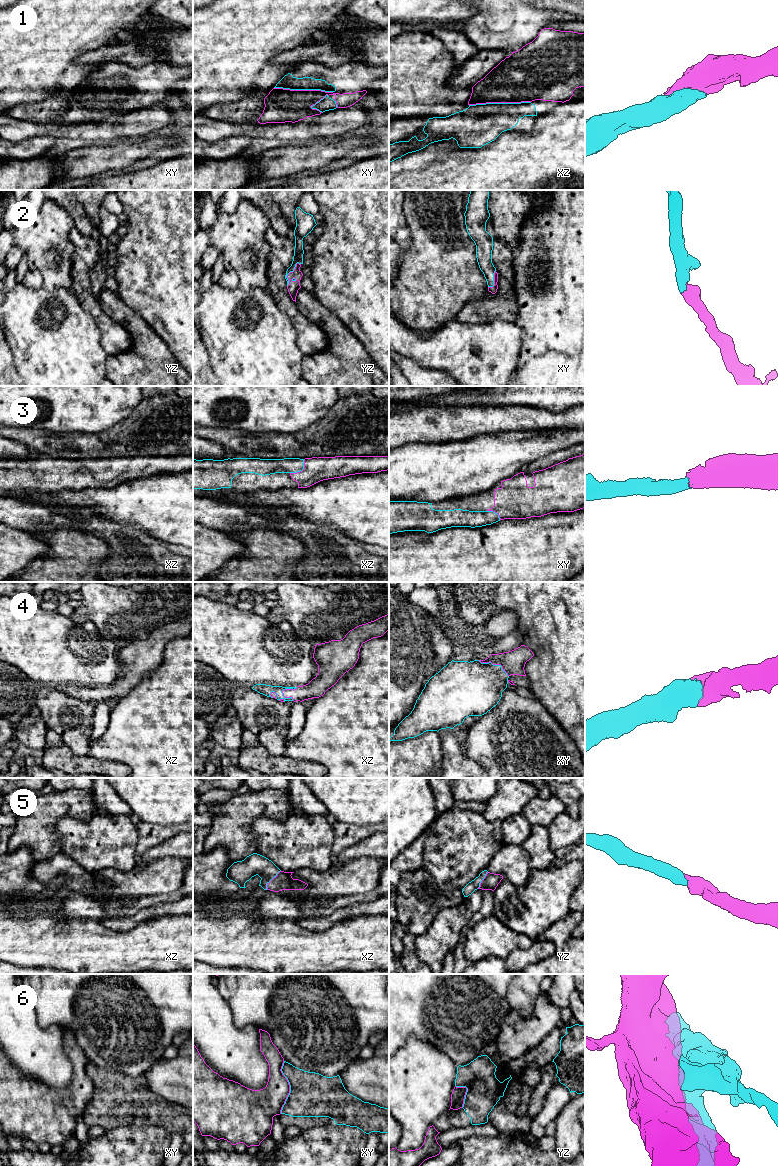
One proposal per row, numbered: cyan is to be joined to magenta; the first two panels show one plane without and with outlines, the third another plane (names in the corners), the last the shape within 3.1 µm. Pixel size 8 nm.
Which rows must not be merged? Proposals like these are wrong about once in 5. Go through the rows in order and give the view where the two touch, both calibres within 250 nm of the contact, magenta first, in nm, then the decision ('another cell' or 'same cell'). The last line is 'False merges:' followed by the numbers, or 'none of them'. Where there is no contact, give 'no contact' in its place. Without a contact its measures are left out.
1: contact in xz; calibres 380 and 320 nm; same cell
2: contact in yz; calibres 90 and 80 nm; same cell
3: contact in xz; calibres 190 and 130 nm; same cell
4: contact in xz; calibres 150 and 90 nm; same cell
5: contact in xz; calibres 140 and 180 nm; same cell
6: contact in xy; calibres 240 and 360 nm; another cell
False merges: 6

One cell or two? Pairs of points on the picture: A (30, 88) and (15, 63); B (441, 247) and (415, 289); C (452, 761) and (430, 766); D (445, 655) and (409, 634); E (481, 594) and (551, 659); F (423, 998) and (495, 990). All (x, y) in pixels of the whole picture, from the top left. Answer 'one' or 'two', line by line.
A: one
B: one
C: two
D: two
E: one
F: one

